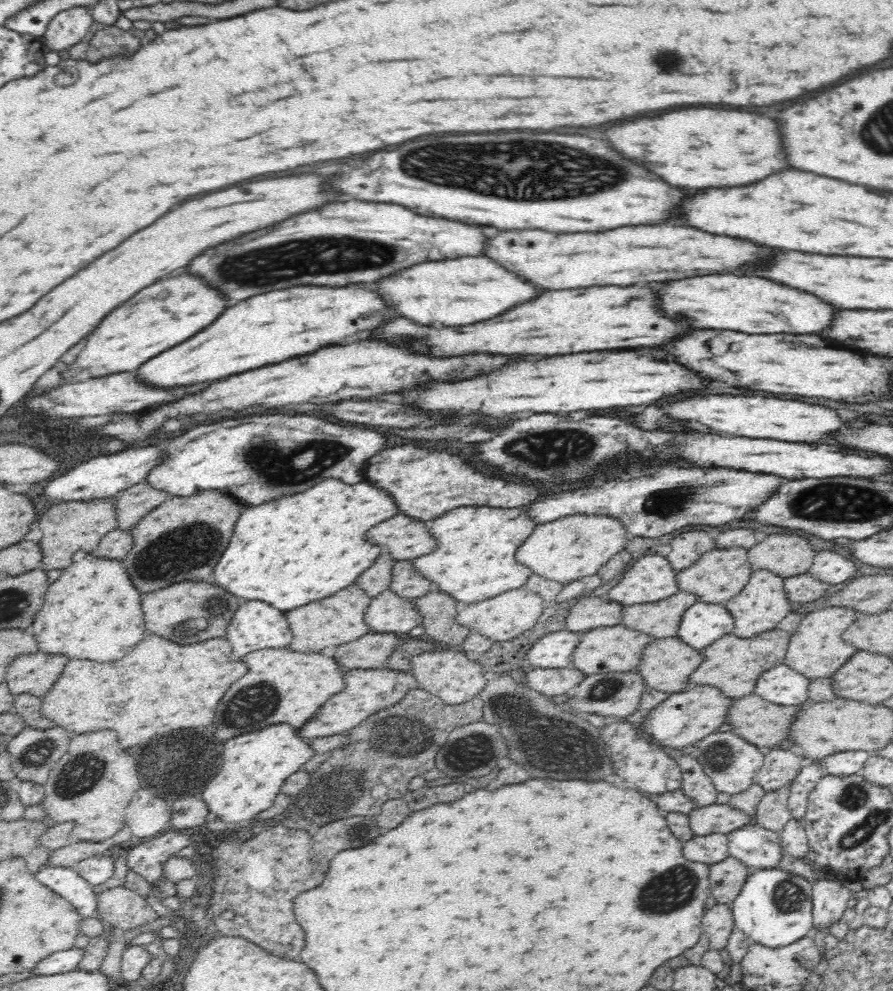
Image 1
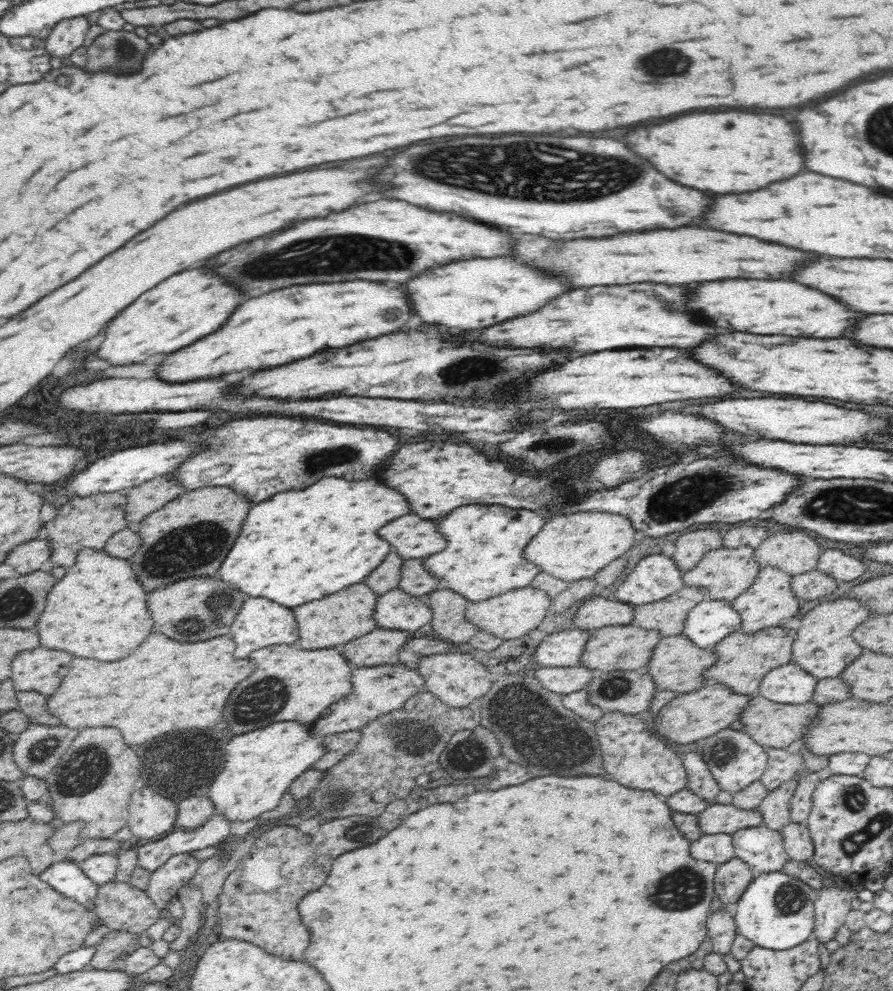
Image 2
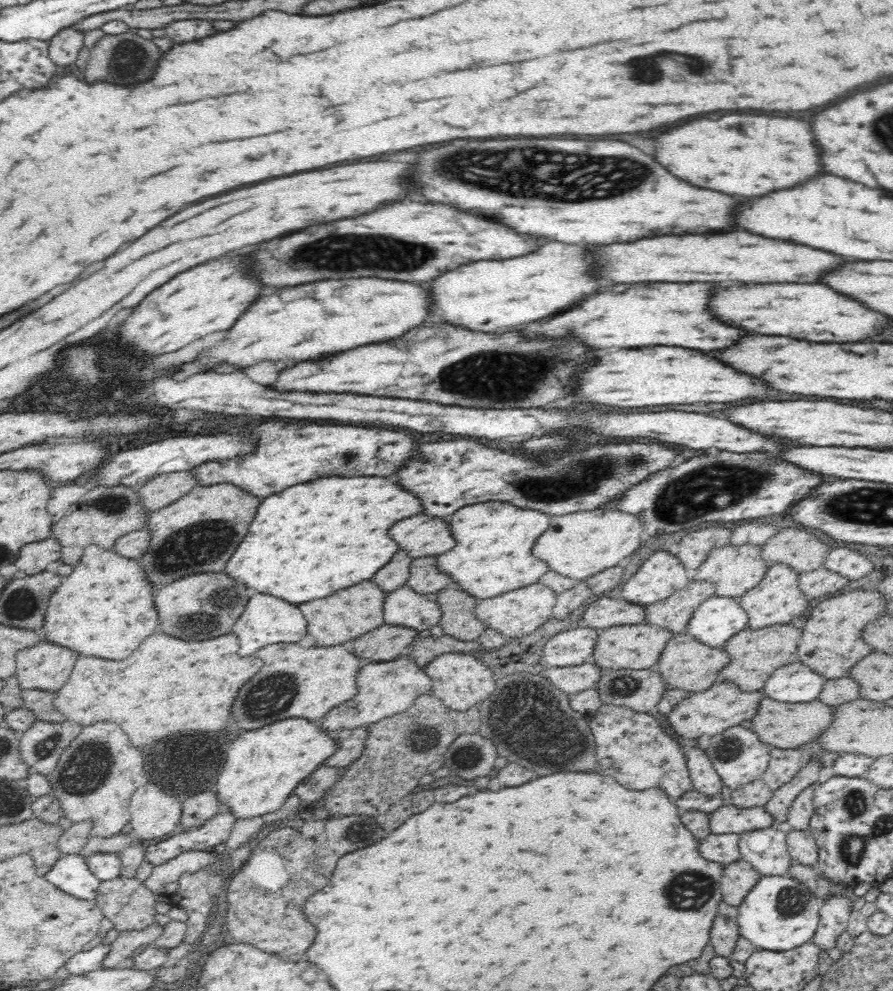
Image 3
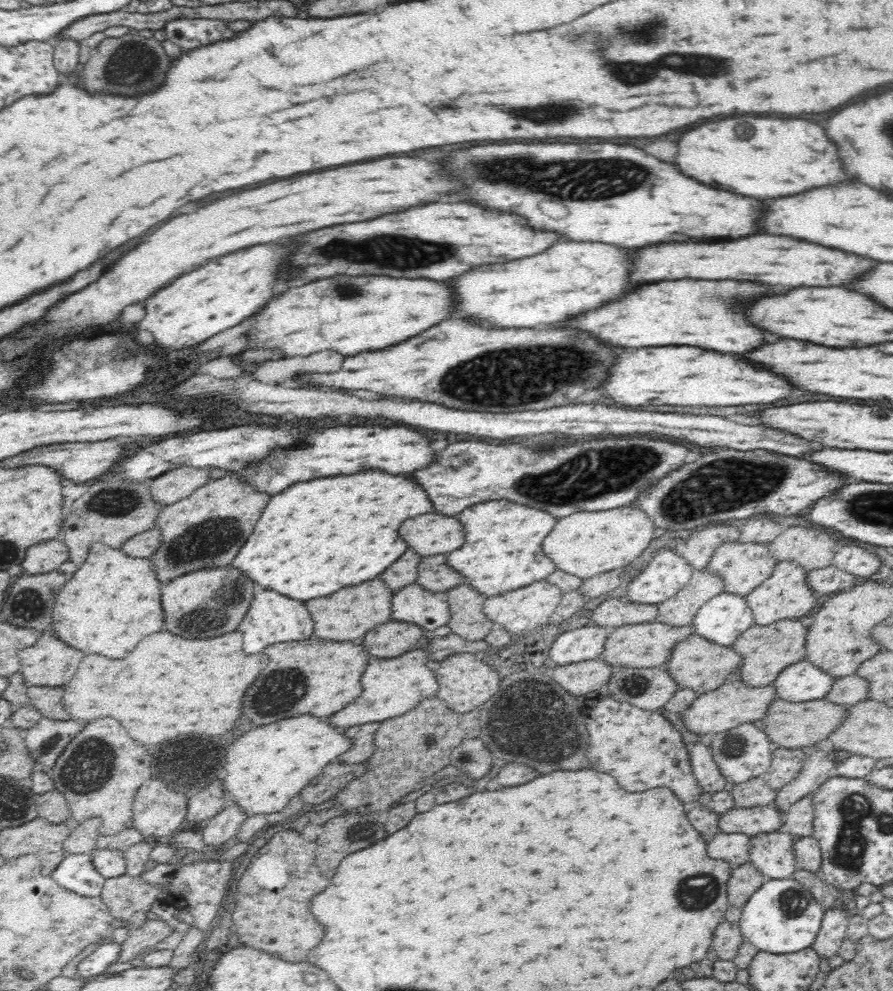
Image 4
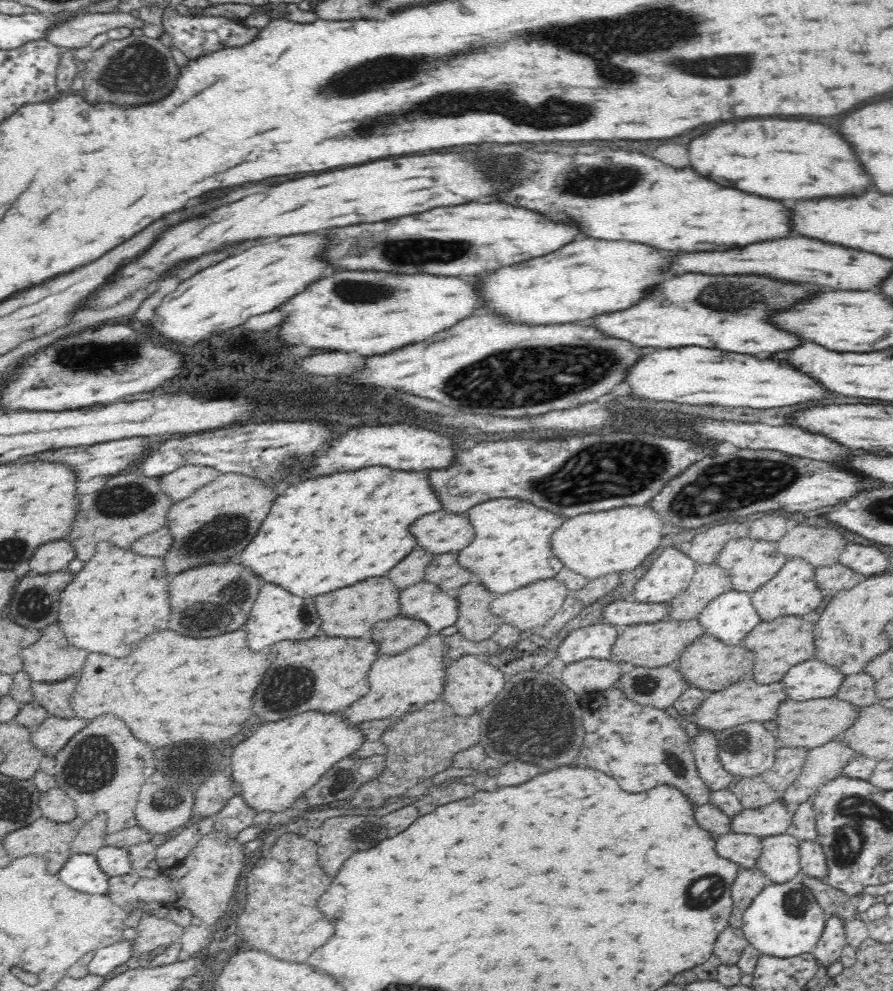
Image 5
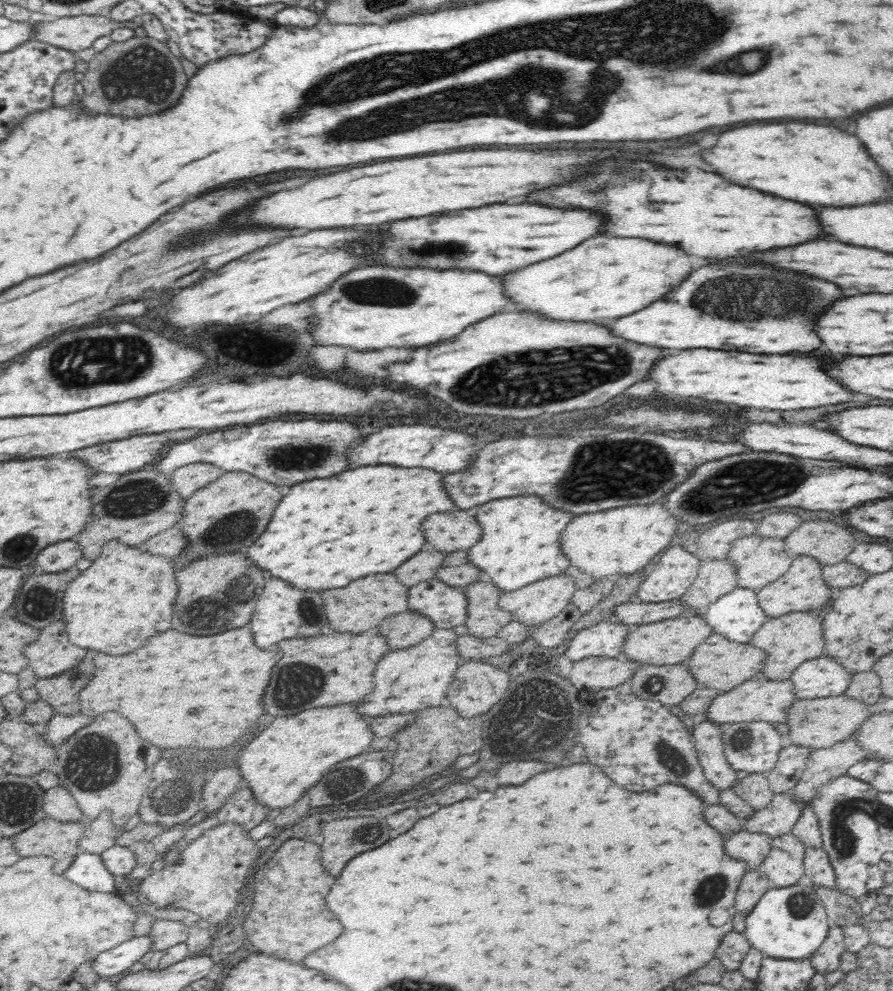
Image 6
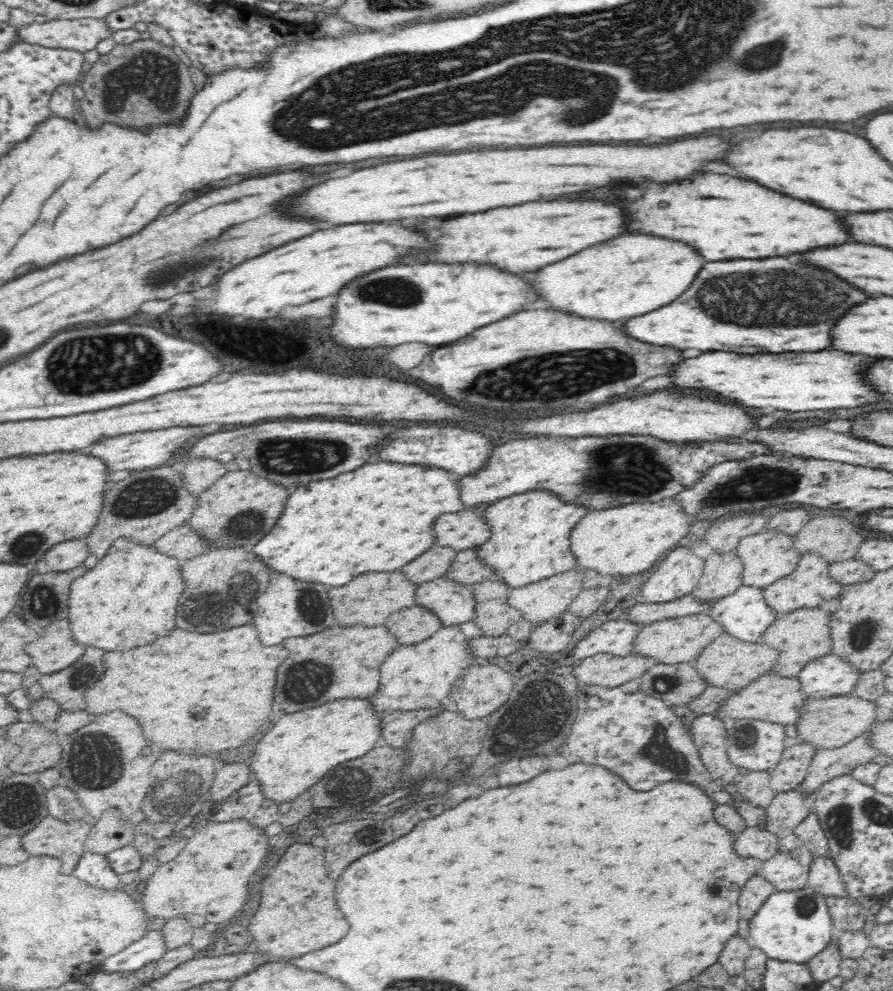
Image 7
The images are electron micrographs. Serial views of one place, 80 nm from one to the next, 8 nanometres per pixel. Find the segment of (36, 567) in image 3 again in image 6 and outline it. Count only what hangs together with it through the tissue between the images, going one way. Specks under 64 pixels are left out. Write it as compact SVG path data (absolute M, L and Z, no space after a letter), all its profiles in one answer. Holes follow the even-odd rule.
M64 540L40 552L36 562L44 568L44 573L58 573L72 568L80 558L82 558L80 544L72 540Z

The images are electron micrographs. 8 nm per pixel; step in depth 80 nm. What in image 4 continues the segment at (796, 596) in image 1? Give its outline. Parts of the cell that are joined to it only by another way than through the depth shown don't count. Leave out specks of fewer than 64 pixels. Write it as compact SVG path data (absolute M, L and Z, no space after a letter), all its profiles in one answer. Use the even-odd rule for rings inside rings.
M831 565L810 571L807 574L809 587L816 593L820 592L820 594L835 594L839 591L854 588L854 586L863 582L863 579Z

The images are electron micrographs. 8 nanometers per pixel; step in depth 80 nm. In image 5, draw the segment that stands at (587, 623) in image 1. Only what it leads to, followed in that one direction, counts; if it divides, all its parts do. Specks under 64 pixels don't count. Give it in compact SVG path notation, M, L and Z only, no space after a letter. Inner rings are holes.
M671 601L664 603L612 602L603 609L603 622L616 627L628 625L655 623L668 618L671 613Z

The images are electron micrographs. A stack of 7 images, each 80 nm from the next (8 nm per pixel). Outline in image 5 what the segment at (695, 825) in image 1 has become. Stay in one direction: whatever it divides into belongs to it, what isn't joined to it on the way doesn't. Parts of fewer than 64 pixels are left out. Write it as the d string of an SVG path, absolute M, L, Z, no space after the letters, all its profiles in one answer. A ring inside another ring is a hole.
M778 798L760 808L744 809L731 817L731 832L755 834L762 838L784 834L793 821L795 808Z

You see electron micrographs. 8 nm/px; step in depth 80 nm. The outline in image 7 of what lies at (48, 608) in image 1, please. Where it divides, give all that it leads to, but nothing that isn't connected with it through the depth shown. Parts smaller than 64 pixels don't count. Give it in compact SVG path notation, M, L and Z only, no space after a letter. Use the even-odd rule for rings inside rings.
M128 537L116 539L110 552L70 586L70 622L74 640L108 652L120 650L120 644L134 642L138 618L148 616L146 612L174 614L184 590L180 572L182 568L176 558L164 556L156 548L138 544Z

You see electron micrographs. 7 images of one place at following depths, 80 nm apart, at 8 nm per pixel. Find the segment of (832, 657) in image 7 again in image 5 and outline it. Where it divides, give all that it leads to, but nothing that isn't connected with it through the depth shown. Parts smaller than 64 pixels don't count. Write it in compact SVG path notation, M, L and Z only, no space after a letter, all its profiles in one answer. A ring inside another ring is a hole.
M814 658L790 668L784 676L784 684L792 700L812 700L834 696L845 678L835 666Z

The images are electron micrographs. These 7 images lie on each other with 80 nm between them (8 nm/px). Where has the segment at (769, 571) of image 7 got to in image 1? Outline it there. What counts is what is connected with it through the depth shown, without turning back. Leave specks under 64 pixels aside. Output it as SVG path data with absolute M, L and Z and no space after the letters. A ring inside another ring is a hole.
M716 547L706 552L694 566L677 572L676 580L679 590L695 594L702 602L725 604L742 592L742 589L748 584L751 574L754 573L750 568L750 562L746 562L748 552L748 549L741 547L732 547L728 550L718 550Z

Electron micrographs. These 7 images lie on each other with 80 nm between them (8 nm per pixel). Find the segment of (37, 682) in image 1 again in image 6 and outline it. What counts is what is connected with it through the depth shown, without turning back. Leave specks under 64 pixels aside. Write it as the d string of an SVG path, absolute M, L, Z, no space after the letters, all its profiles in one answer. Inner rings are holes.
M58 620L40 632L40 636L23 648L28 657L28 667L36 678L48 678L62 674L74 668L84 656L86 650L74 646L68 636L64 622Z

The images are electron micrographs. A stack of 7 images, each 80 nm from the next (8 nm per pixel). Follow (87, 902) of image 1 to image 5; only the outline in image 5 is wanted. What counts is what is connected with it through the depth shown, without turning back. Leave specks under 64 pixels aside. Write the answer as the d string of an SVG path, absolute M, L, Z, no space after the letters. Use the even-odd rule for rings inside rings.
M73 854L60 869L61 882L66 886L88 892L88 894L107 894L109 892L109 878L98 864L95 854Z

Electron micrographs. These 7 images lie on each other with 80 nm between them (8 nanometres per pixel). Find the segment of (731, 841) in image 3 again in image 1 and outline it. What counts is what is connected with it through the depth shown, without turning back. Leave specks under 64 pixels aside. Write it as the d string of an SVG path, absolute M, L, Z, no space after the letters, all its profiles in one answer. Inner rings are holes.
M727 834L695 836L684 844L684 858L692 862L716 864L730 857Z

